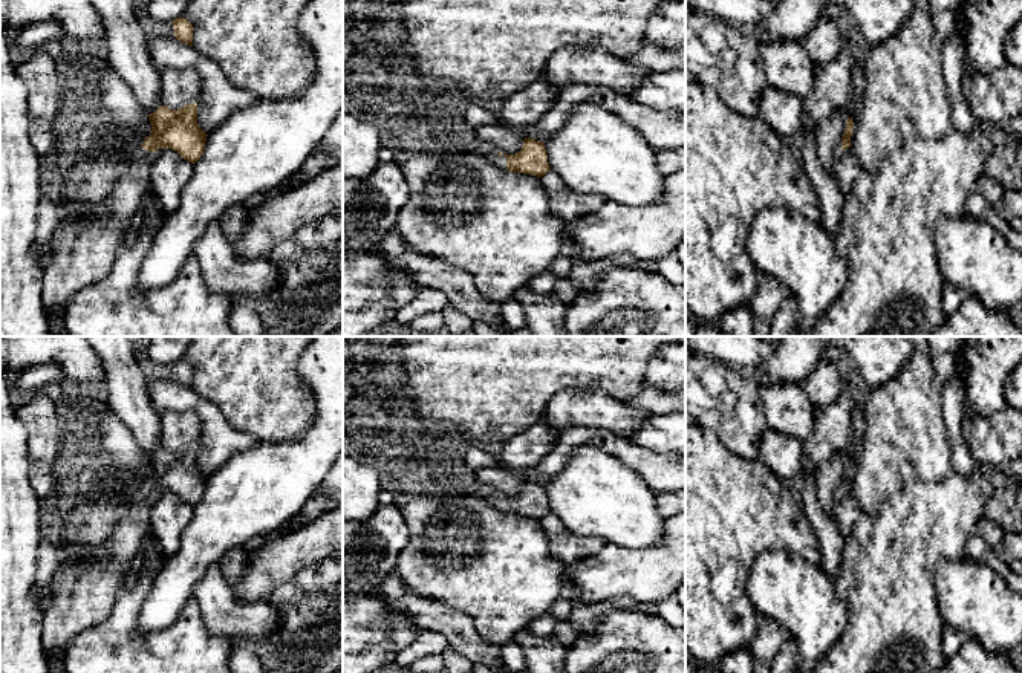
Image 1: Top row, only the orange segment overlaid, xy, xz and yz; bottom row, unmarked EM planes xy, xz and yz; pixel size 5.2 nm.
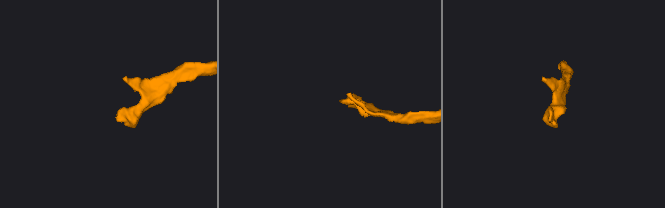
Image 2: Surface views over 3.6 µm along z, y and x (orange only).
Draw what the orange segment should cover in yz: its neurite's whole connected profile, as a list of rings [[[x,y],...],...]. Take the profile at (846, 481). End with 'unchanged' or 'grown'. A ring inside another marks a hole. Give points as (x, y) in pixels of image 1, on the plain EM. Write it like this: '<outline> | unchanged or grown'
[[[848,460],[846,473],[841,480],[841,493],[837,496],[834,503],[834,523],[837,525],[843,540],[846,540],[860,515],[860,505],[851,496],[851,479],[852,479],[854,465]]] | grown

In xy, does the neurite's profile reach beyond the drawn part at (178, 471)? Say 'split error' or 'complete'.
split error

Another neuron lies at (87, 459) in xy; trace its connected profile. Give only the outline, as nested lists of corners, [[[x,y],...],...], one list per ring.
[[[92,442],[64,444],[52,463],[52,489],[41,500],[41,538],[63,548],[63,519],[86,499],[133,499],[141,486],[104,459]]]

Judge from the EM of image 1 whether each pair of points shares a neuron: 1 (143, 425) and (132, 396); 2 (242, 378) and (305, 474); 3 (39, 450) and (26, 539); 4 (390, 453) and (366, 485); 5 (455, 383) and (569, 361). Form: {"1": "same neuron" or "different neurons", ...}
{"1": "same neuron", "2": "different neurons", "3": "different neurons", "4": "different neurons", "5": "same neuron"}

